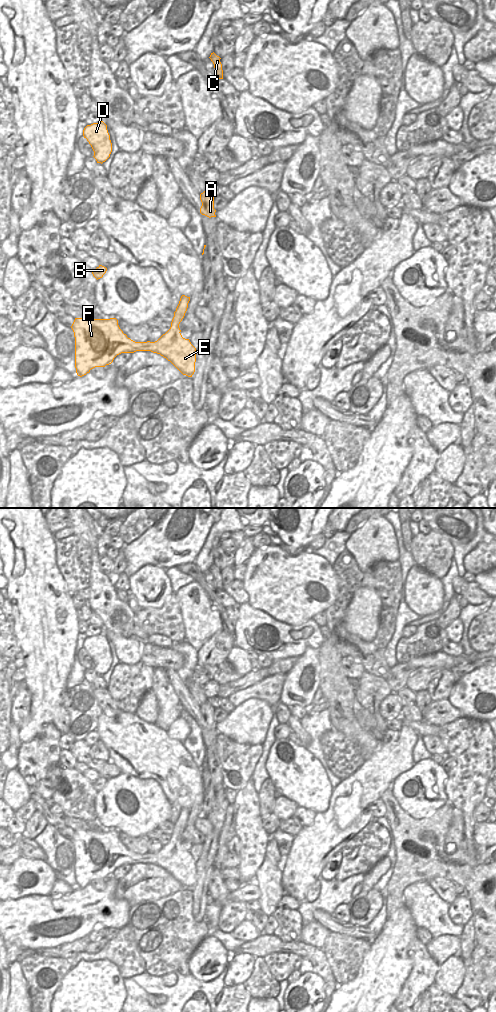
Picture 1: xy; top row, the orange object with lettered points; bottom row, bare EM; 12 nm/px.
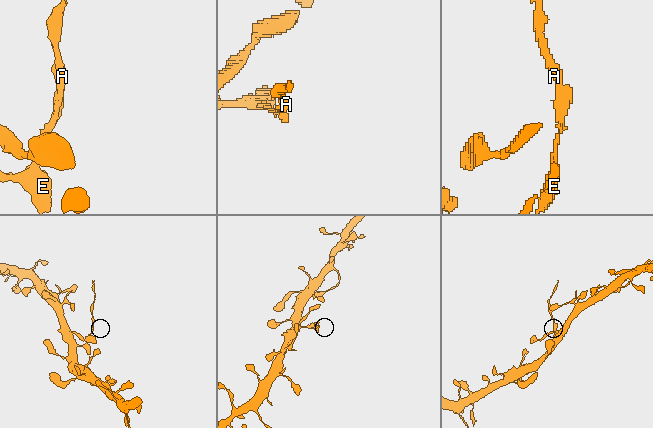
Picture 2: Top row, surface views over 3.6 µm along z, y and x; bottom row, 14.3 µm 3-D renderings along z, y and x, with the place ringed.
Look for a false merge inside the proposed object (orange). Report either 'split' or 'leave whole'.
split

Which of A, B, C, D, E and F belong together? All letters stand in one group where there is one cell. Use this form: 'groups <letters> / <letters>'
groups A C / B D E F

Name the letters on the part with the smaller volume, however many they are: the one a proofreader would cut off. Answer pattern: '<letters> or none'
A, C

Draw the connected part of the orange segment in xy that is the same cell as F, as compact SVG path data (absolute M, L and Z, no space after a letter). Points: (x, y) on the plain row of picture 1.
M177 823L171 834L170 841L155 854L135 854L127 849L120 841L116 830L110 831L84 831L75 830L71 840L75 849L75 880L78 888L82 889L95 879L105 879L113 874L121 865L134 865L136 863L151 863L160 866L170 873L183 887L192 889L195 884L196 860L189 851L181 847L179 836L185 826Z

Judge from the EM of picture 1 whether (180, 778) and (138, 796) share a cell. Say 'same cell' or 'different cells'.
different cells

